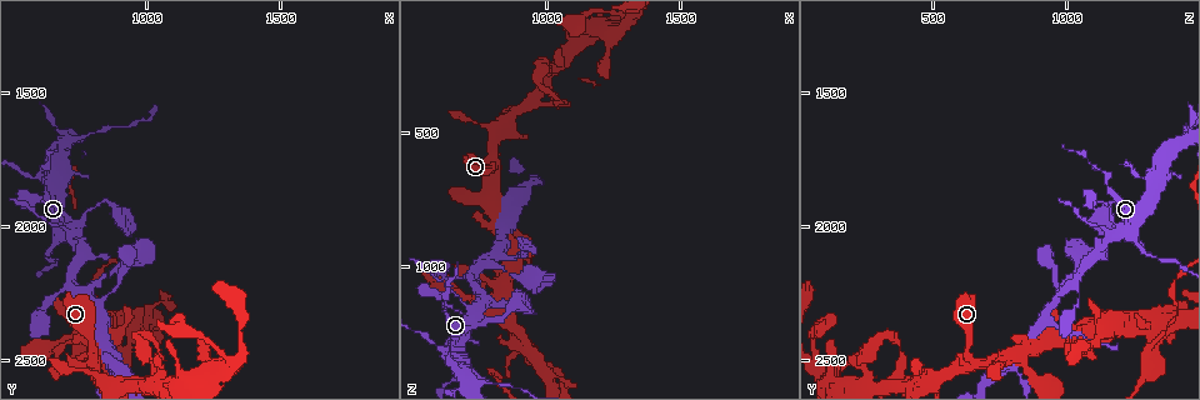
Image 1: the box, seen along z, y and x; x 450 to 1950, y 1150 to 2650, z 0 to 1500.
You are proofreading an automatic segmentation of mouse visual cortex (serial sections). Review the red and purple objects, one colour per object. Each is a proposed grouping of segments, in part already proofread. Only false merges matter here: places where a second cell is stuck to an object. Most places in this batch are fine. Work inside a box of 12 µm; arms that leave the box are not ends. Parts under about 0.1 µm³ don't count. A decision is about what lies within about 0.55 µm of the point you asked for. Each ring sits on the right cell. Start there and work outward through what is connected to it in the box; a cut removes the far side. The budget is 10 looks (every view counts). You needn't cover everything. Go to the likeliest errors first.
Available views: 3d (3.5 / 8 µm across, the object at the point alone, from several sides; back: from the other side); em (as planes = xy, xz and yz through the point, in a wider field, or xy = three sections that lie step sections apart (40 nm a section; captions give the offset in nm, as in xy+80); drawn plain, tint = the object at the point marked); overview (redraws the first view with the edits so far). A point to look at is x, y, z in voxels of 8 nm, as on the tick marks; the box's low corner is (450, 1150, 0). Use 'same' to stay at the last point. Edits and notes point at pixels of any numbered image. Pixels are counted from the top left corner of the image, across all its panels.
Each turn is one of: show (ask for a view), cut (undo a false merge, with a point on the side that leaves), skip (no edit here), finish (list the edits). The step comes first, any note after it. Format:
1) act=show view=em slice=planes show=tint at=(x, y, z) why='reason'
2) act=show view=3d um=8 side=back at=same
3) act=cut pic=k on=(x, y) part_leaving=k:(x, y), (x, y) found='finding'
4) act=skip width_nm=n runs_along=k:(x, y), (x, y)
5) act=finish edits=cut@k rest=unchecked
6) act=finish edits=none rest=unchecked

act=show view=3d um=3.5 at=(930, 2390, 1300) why='four or more arms meet'

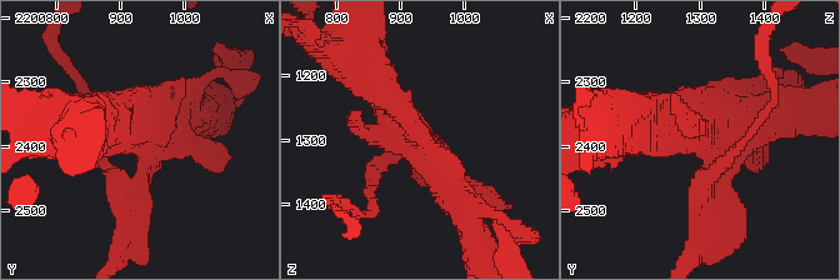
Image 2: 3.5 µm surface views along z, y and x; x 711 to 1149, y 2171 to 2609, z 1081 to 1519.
act=show view=em slice=xy step=5 show=tint at=(930, 2390, 1305) why='now the EM'

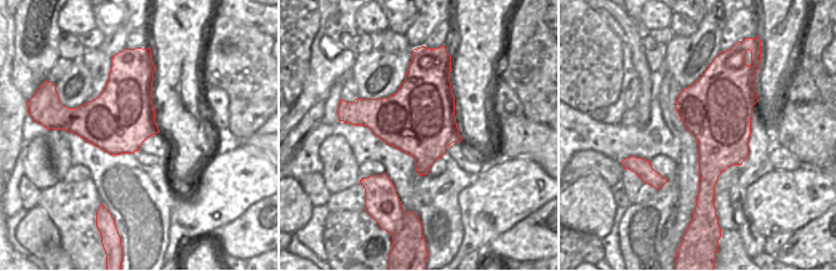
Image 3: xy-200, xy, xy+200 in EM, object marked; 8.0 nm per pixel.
act=cut pic=2 on=(376, 164) found='two cells meet here'

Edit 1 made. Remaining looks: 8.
act=show view=3d um=3.5 at=(570, 1820, 1280)

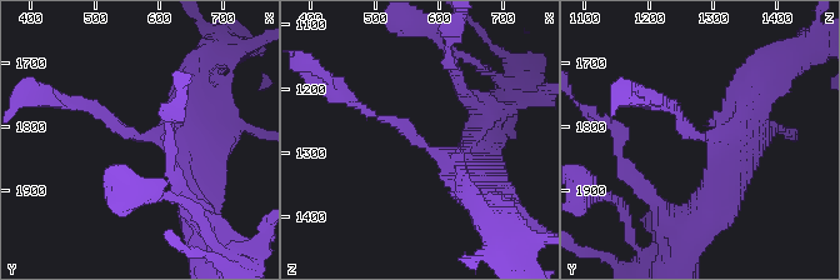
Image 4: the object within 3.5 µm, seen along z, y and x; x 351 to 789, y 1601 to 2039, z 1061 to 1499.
act=show view=em slice=xy step=1 show=tint at=(575, 1810, 1280) arm_widths_nm=100,300

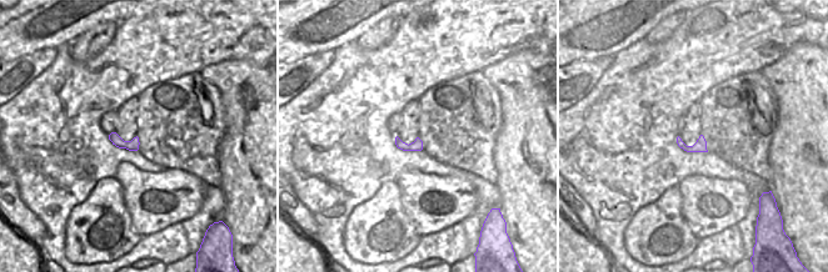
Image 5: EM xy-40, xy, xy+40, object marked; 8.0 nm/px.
act=skip runs_along=4:(483, 180), (356, 106) found='all the same cell'

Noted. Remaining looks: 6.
act=show view=3d um=3.5 at=(640, 2080, 1260) why='calibre changes'

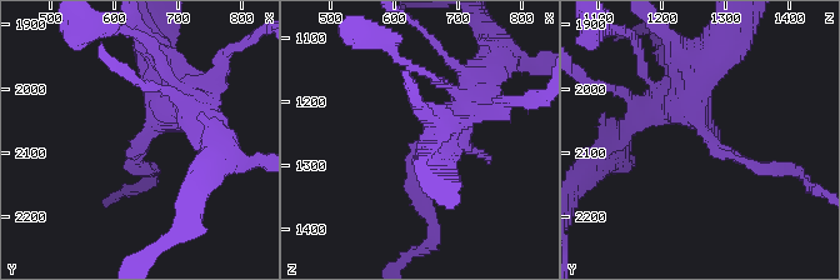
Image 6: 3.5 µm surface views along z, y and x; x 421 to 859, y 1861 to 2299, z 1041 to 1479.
act=show view=em slice=xy step=2 show=tint at=(650, 2075, 1270) arm_widths_nm=150,400

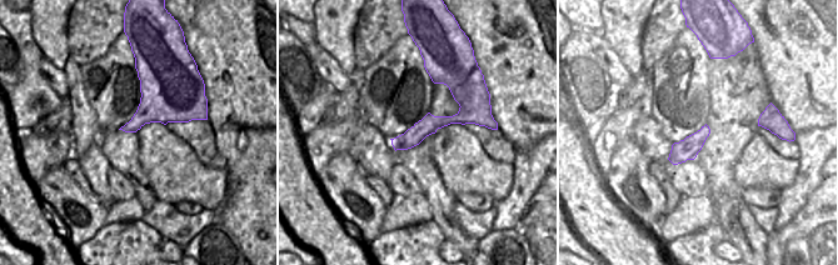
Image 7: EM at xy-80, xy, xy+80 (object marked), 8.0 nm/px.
act=show view=em slice=xy step=3 show=tint at=same why='cut it another way'

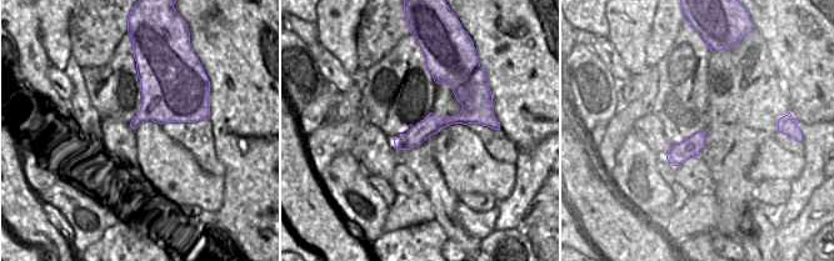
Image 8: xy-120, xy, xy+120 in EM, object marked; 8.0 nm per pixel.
act=skip runs_along=6:(698, 73), (685, 103), (710, 141), (771, 169) found='all the same cell'

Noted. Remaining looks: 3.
act=show view=3d um=3.5 at=(770, 2250, 990) why='three-way junction'

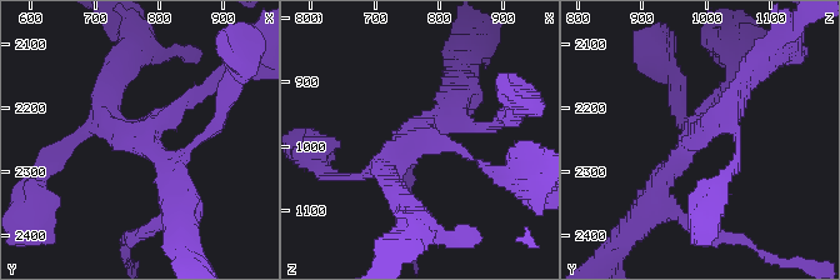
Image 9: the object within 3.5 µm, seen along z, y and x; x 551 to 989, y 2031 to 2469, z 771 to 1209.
act=show view=em slice=xy step=2 show=tint at=(760, 2245, 990) arms=3 arm_widths_nm=150,250,250 why='need the tissue'

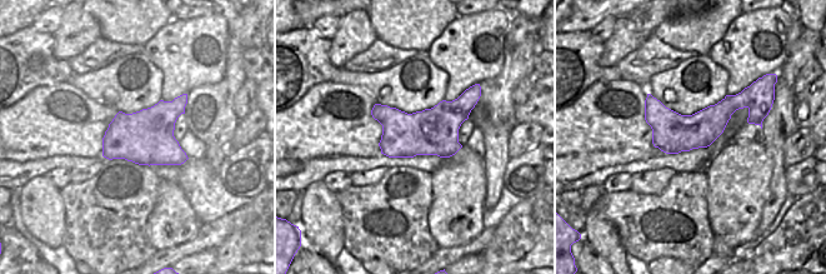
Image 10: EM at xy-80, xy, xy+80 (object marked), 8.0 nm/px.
act=skip runs_along=9:(740, 90), (656, 190) found='all the same cell'

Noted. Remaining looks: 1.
act=finish edits=cut@2 rest=unchecked

